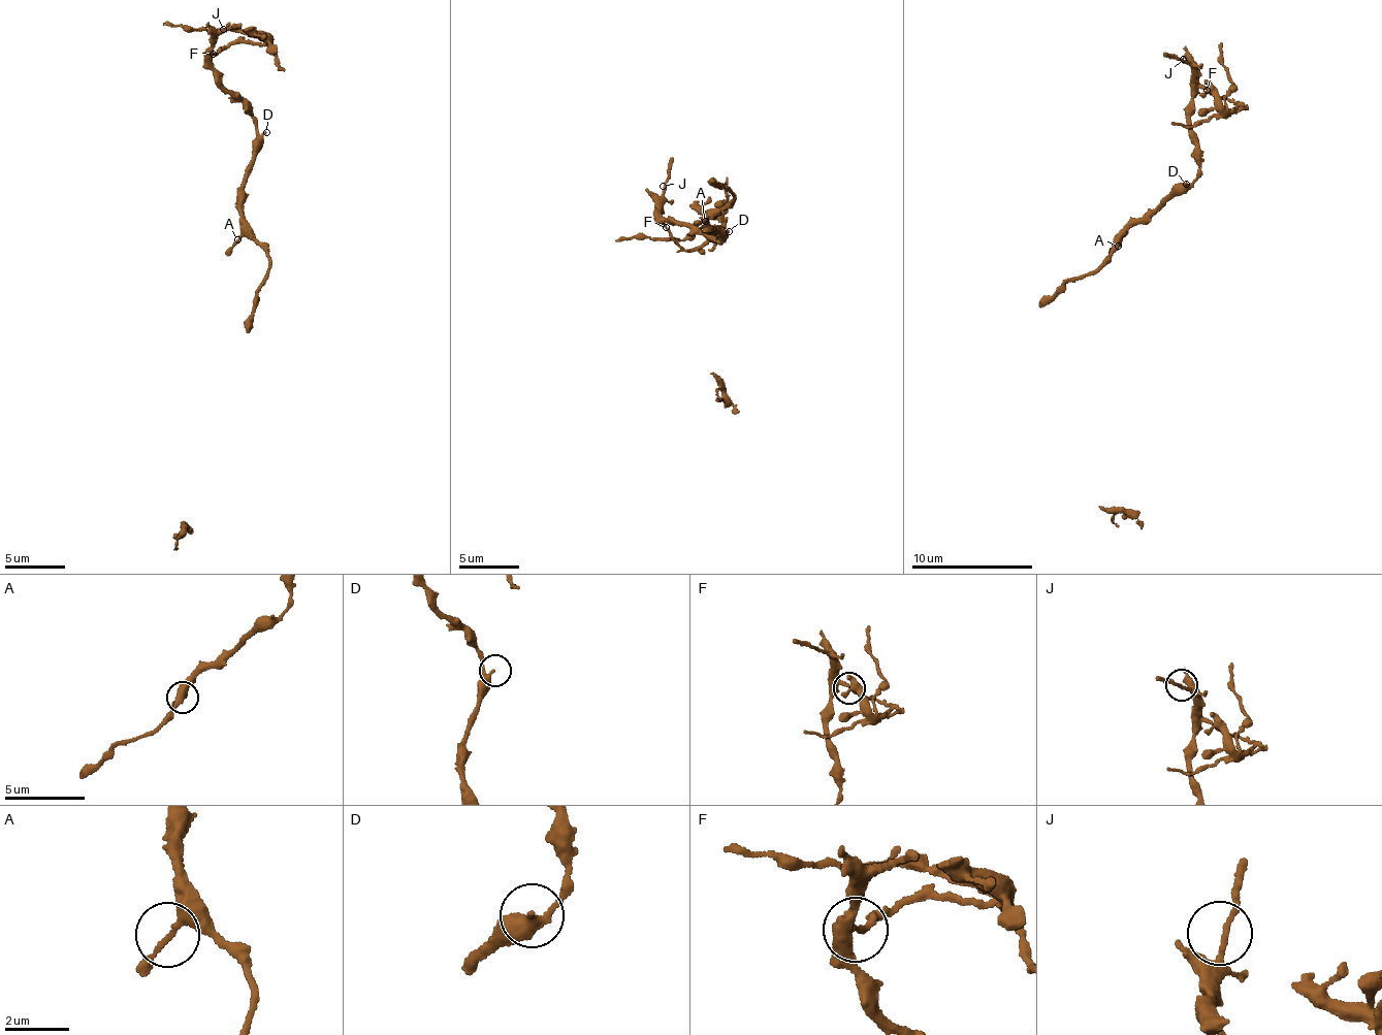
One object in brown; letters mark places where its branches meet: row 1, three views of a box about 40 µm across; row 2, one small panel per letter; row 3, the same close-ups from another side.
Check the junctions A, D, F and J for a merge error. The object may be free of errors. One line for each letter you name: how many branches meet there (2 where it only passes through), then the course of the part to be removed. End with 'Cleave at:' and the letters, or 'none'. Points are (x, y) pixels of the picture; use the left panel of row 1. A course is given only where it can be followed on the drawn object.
F: branches 2; course (213, 54), (227, 44), (266, 39), (228, 30), (196, 32), (163, 23)
Cleave at: F

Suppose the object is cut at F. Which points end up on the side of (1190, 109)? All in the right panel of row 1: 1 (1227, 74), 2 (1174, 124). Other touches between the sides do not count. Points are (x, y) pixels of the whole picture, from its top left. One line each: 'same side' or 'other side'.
1: other side
2: other side

